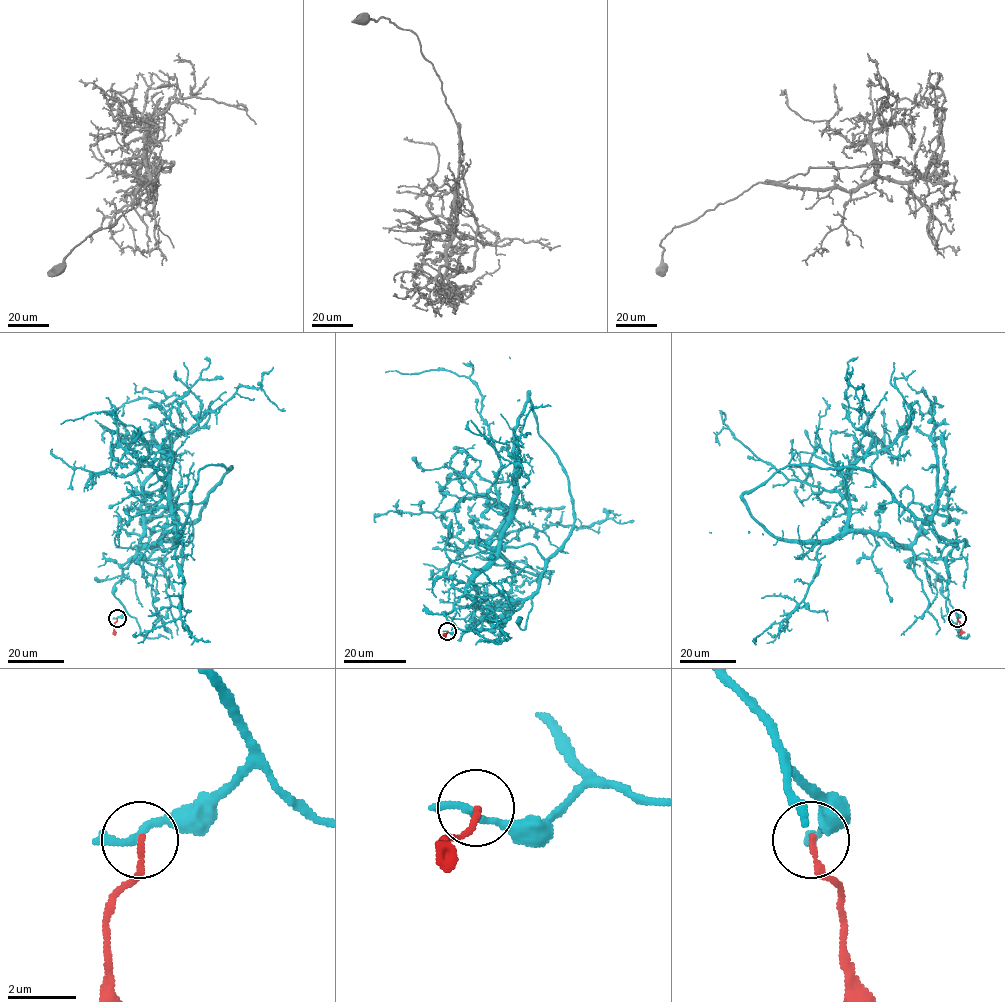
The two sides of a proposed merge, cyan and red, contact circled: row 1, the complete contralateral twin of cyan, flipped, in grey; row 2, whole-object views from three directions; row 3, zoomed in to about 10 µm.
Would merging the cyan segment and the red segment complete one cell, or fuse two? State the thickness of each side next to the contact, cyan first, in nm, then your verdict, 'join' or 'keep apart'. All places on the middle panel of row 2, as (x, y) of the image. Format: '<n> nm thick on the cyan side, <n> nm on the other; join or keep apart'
200 nm thick on the cyan side, 180 nm on the other; keep apart

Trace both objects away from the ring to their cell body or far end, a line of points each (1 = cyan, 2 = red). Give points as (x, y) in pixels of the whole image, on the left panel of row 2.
1: (116, 618), (134, 555), (179, 541), (200, 469), (231, 468), (181, 524), (169, 429)
2: (117, 618), (115, 635)

